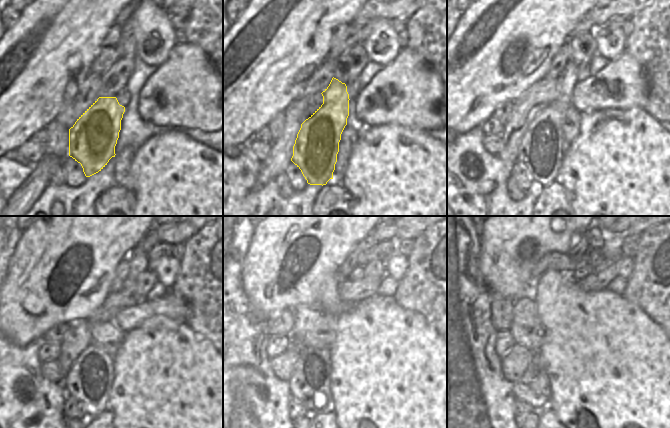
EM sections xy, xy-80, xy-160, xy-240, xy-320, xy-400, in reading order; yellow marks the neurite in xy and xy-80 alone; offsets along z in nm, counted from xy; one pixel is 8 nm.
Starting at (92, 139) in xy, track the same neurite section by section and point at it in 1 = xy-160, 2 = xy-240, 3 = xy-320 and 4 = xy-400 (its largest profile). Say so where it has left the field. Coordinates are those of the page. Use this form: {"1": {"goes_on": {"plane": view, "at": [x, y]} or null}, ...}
{"1": {"goes_on": {"plane": "xy-160", "at": [542, 146]}}, "2": {"goes_on": {"plane": "xy-240", "at": [89, 379]}}, "3": {"goes_on": {"plane": "xy-320", "at": [310, 383]}}, "4": {"goes_on": {"plane": "xy-400", "at": [534, 388]}}}

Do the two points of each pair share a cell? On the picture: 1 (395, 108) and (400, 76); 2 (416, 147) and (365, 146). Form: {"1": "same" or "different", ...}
{"1": "same", "2": "same"}

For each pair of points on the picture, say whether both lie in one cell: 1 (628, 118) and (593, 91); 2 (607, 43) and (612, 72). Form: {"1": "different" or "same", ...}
{"1": "different", "2": "different"}

